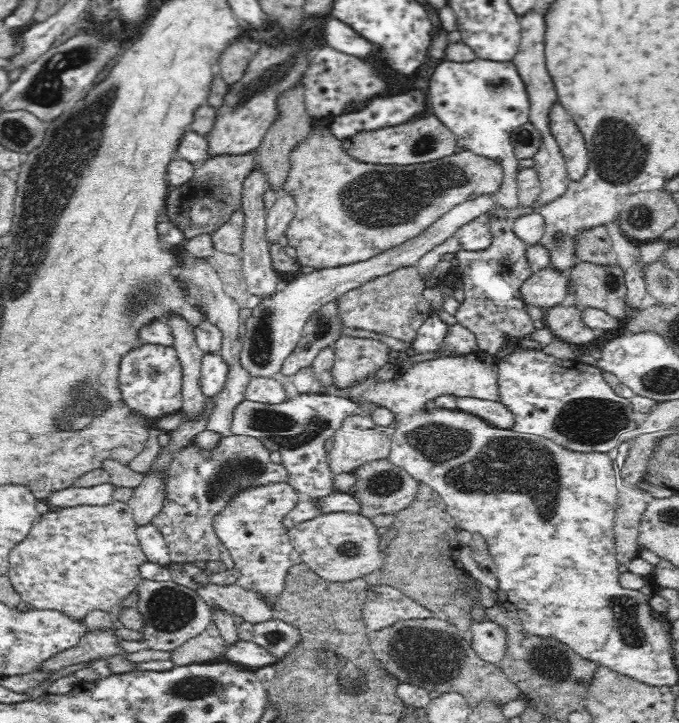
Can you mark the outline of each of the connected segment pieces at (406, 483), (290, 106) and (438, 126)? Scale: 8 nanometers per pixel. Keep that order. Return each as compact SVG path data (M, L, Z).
M388 458L366 462L353 472L356 475L356 482L354 486L350 486L347 493L360 503L359 513L371 519L381 514L394 514L404 510L414 500L419 490L419 481L404 469L391 464Z
M302 83L297 89L288 90L278 98L279 118L273 123L268 133L265 134L262 144L256 150L259 166L261 166L261 169L268 177L270 187L279 193L282 193L285 178L288 176L288 170L290 170L290 152L292 152L292 149L298 142L302 142L314 130L312 128L314 117L308 115L308 109L306 109L305 104L305 92L306 90Z
M428 112L420 120L373 131L359 132L343 140L346 152L360 162L372 164L422 164L456 154L456 137L438 118Z

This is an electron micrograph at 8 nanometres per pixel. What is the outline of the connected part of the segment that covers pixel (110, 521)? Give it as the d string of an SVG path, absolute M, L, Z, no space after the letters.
M111 500L106 506L75 506L66 507L61 509L60 512L48 511L47 513L40 514L35 518L34 526L28 534L28 538L23 542L18 543L11 550L9 560L10 566L8 571L8 577L13 588L20 594L21 601L29 604L36 610L57 610L66 614L66 617L72 618L74 621L84 623L89 612L93 610L102 610L102 612L109 612L111 614L117 614L118 611L125 607L126 598L131 594L135 594L139 590L139 585L143 581L139 572L139 567L147 562L146 556L142 551L141 544L136 532L136 521L134 521L133 510L126 502Z

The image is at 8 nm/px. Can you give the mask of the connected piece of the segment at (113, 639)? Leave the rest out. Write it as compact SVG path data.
M115 627L111 631L87 631L75 647L63 650L44 662L40 672L52 674L72 665L90 663L94 659L122 655L123 641L114 635L114 629Z

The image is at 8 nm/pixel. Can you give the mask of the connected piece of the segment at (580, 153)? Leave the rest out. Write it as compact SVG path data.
M558 100L550 110L549 127L565 158L570 181L580 181L586 175L589 165L585 138L572 116Z

